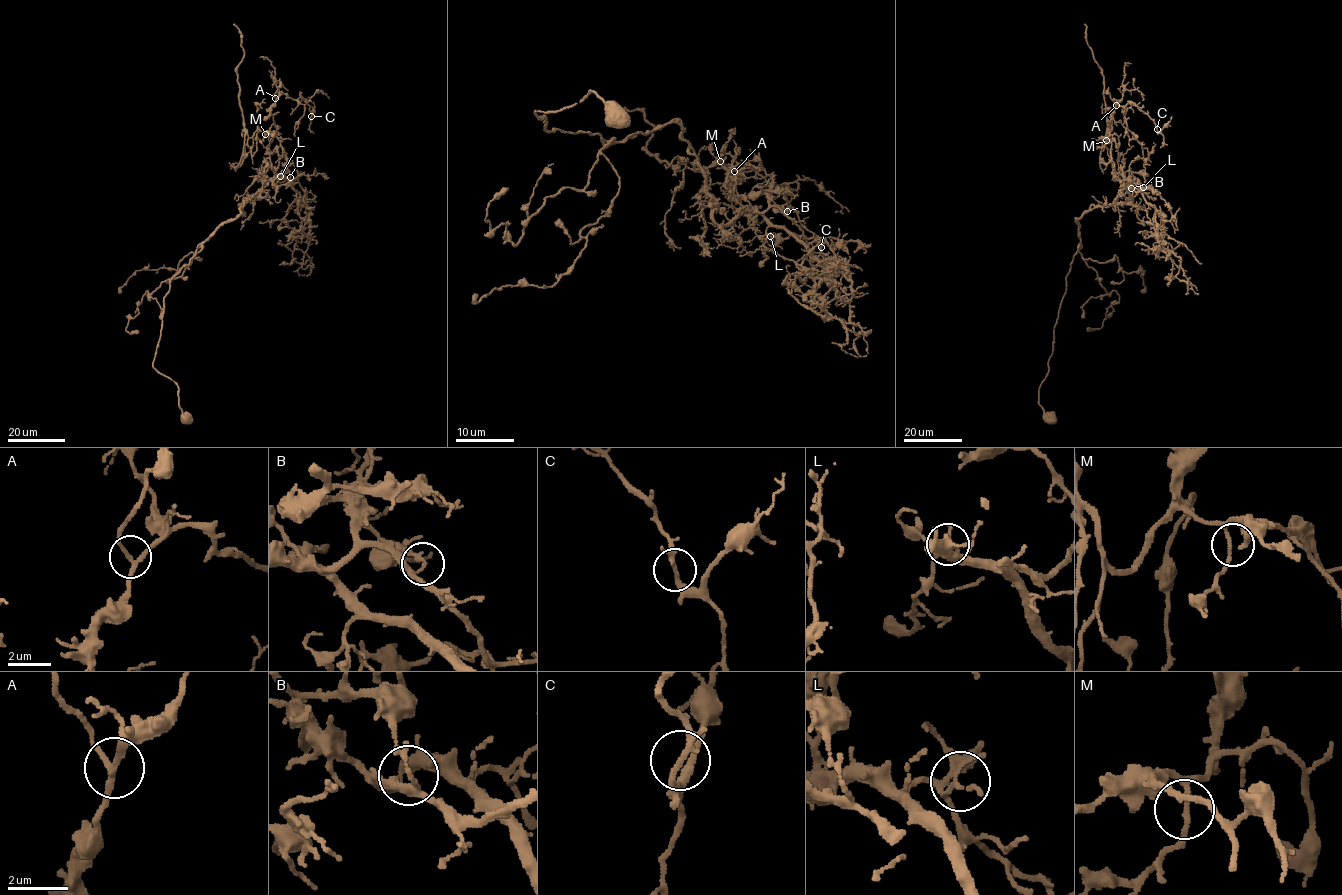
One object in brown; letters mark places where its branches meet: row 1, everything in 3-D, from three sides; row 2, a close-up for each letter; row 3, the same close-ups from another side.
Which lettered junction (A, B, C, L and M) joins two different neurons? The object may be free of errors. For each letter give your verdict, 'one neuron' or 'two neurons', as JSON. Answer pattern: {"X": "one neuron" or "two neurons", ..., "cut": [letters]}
{"A": "one neuron", "B": "two neurons", "C": "one neuron", "L": "one neuron", "M": "one neuron", "cut": ["B"]}

